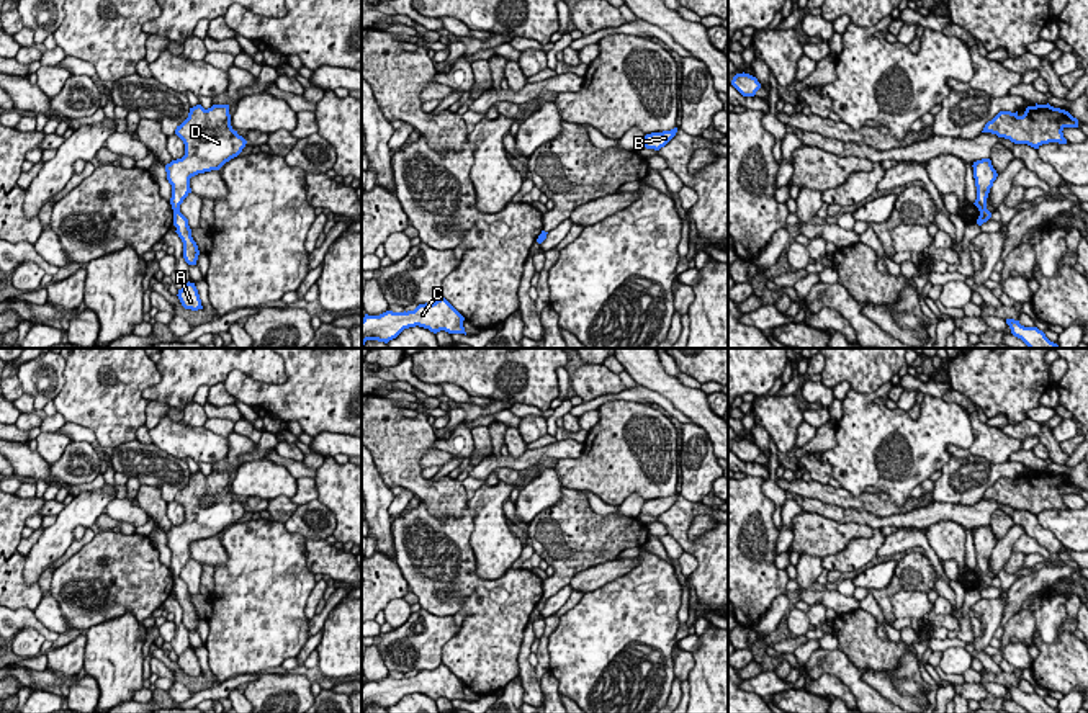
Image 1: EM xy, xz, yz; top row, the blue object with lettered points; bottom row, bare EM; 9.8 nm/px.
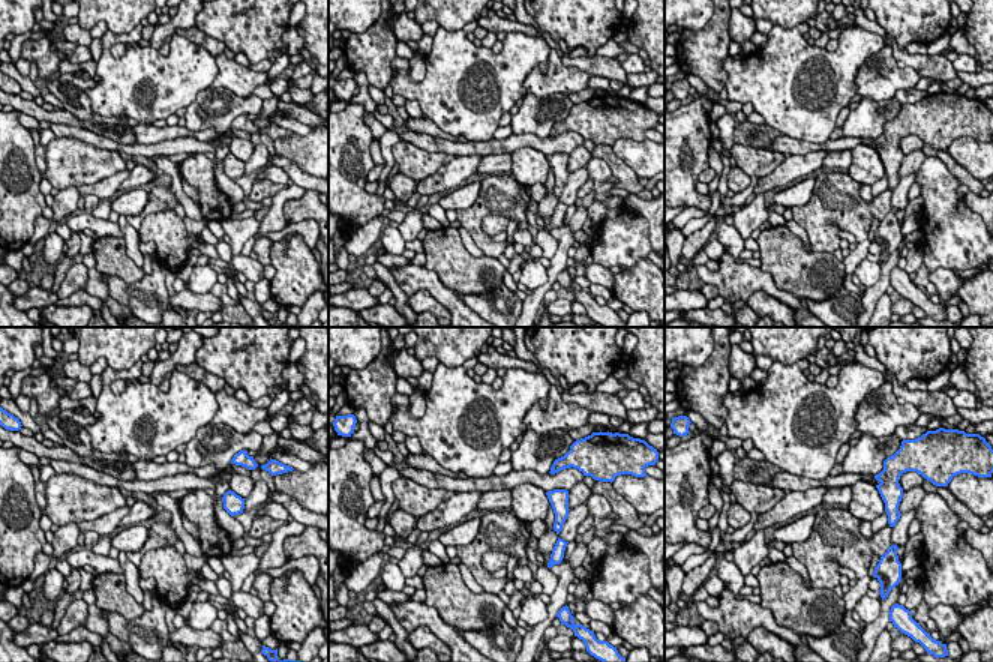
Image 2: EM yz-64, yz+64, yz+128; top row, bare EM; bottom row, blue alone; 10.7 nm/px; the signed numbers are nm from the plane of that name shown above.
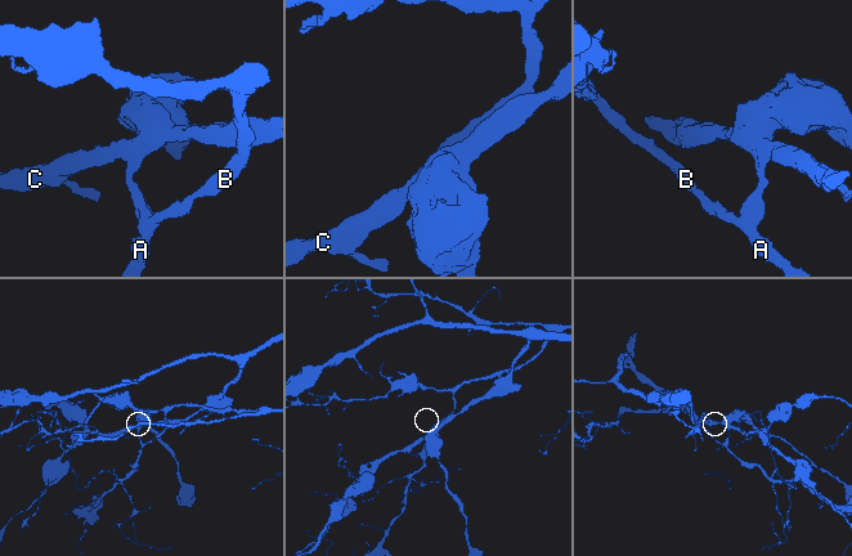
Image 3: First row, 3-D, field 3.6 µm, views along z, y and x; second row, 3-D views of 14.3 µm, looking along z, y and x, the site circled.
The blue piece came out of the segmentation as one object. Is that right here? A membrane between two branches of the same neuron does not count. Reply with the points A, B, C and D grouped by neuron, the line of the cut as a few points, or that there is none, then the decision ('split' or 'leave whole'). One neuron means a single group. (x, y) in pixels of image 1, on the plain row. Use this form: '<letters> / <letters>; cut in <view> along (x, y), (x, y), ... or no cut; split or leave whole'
A B / C D; cut in xy along (174, 576), (179, 578); split

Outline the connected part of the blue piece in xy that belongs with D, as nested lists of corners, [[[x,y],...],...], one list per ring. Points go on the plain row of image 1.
[[[229,471],[190,474],[188,484],[177,492],[175,500],[185,510],[185,522],[167,530],[165,538],[172,551],[172,576],[180,577],[180,571],[191,559],[190,545],[219,536],[242,518],[247,507],[232,496]]]

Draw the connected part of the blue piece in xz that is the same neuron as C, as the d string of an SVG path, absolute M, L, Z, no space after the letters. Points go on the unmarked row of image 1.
M440 664L432 670L419 670L414 677L393 679L386 677L380 682L368 682L362 685L362 713L366 706L378 706L388 710L396 705L404 695L424 693L437 700L445 697L448 700L465 700L465 684L445 666Z

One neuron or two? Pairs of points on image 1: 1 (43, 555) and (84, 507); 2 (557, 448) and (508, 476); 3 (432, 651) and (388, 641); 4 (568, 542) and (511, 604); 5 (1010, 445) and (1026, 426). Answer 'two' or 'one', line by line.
1: one
2: two
3: one
4: two
5: two

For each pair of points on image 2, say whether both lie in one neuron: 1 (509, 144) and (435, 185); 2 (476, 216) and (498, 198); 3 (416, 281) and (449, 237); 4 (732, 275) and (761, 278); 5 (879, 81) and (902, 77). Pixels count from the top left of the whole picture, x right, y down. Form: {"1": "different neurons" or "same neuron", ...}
{"1": "different neurons", "2": "same neuron", "3": "different neurons", "4": "same neuron", "5": "same neuron"}

